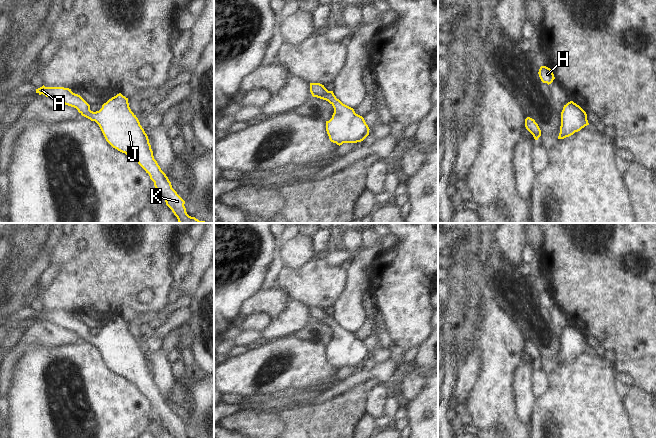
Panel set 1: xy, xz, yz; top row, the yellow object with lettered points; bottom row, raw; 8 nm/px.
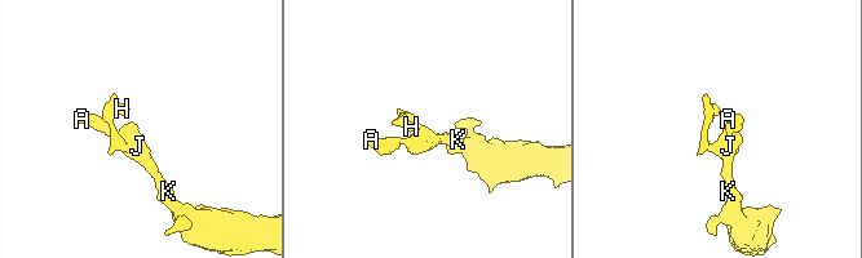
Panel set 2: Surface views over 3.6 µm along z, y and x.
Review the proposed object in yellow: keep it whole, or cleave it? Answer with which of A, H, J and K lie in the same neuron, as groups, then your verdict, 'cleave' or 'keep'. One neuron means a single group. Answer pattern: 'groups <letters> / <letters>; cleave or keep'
groups A H J K; keep

